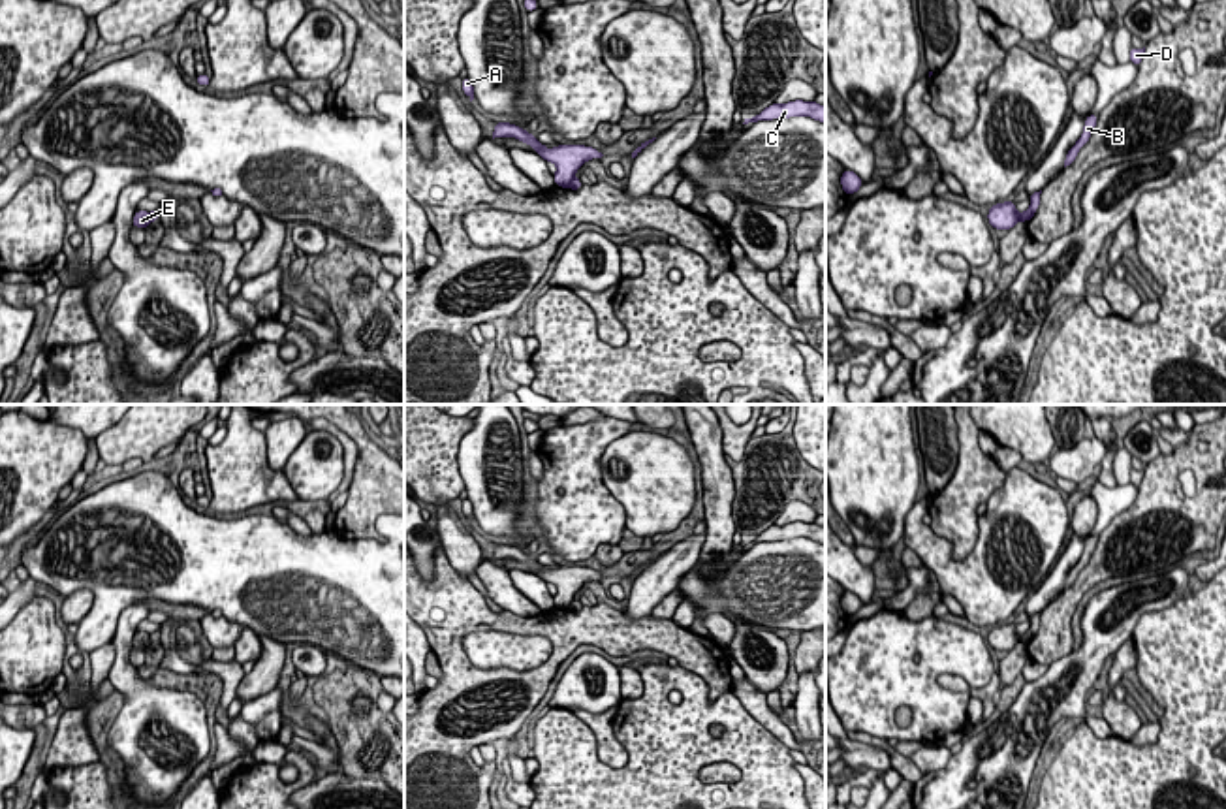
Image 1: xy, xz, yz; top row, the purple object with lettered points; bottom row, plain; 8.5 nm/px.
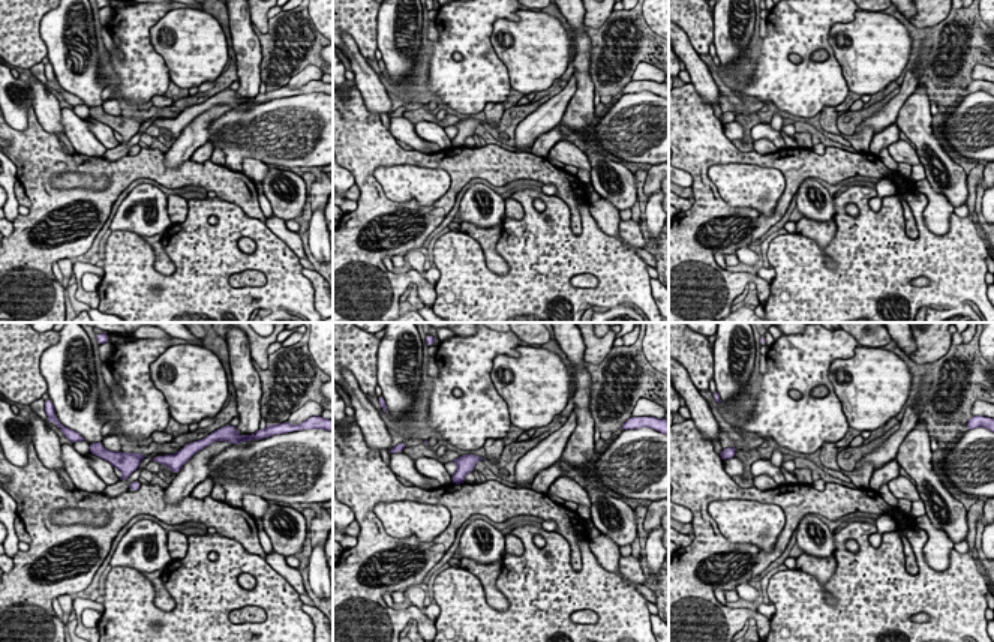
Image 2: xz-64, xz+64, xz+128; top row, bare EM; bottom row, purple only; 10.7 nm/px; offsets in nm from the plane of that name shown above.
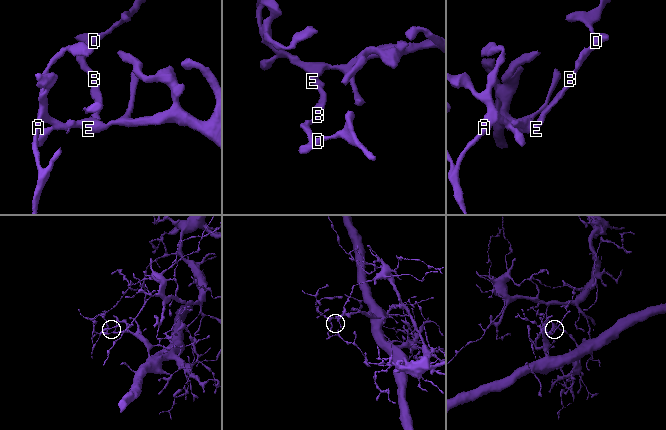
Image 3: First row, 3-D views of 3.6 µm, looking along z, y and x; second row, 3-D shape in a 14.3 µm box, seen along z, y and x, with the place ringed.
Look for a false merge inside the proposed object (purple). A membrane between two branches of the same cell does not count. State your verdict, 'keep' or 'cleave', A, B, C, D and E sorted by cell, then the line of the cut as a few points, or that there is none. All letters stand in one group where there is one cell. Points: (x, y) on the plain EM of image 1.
cleave; A C E / B D; cut in yz along (1020, 634), (1023, 640)

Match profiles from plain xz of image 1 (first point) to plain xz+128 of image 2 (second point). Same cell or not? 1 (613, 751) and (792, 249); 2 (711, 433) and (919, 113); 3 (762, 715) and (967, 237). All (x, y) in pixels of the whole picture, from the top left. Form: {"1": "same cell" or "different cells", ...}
{"1": "different cells", "2": "same cell", "3": "different cells"}

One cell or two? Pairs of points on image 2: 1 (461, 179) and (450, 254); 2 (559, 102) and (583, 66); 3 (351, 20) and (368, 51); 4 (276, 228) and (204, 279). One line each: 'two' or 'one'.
1: two
2: two
3: one
4: two

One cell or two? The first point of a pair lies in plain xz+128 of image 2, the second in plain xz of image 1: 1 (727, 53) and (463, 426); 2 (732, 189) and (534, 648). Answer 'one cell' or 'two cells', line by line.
1: two cells
2: one cell

